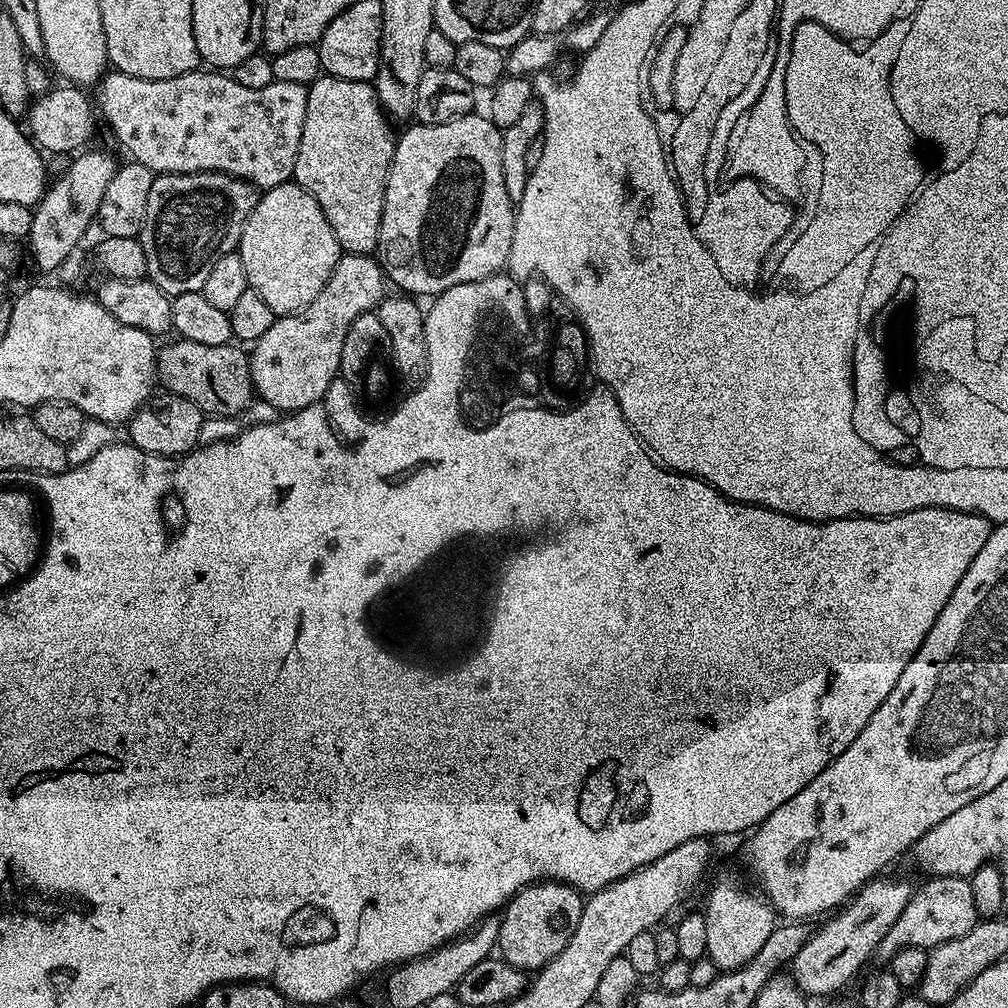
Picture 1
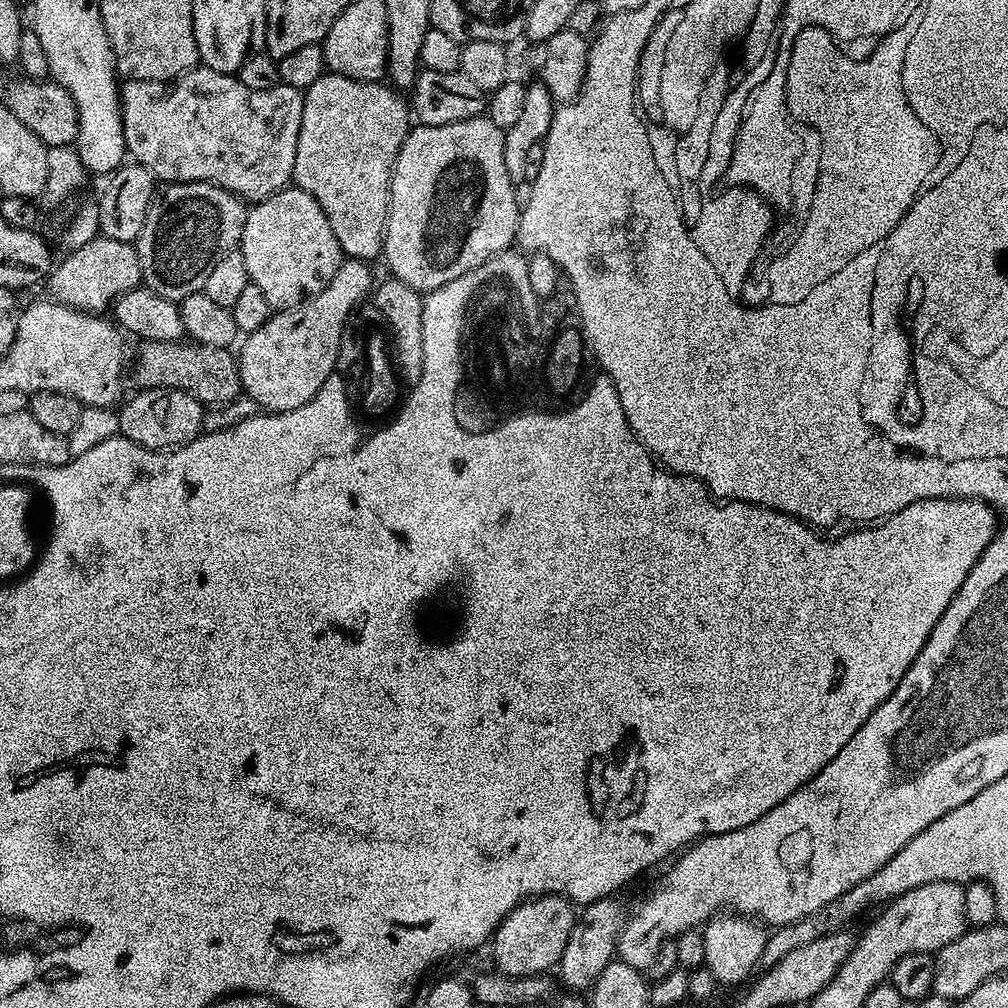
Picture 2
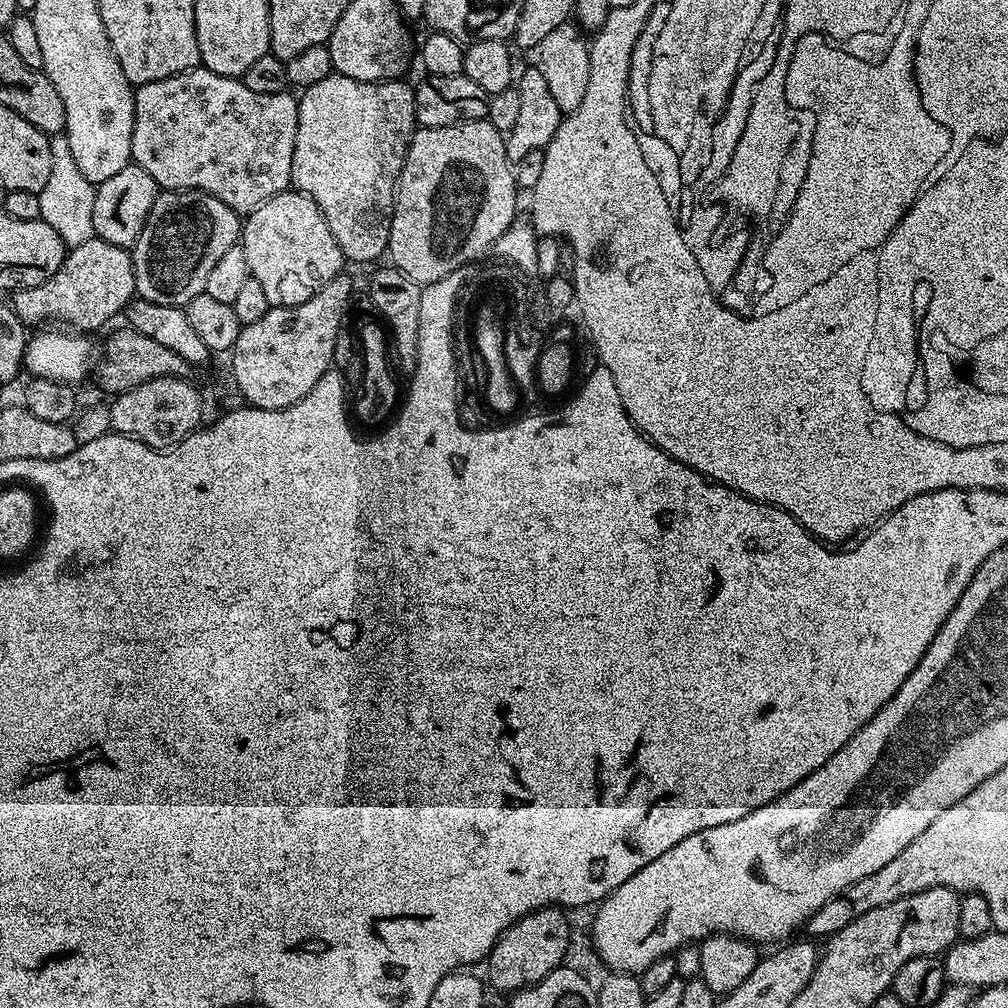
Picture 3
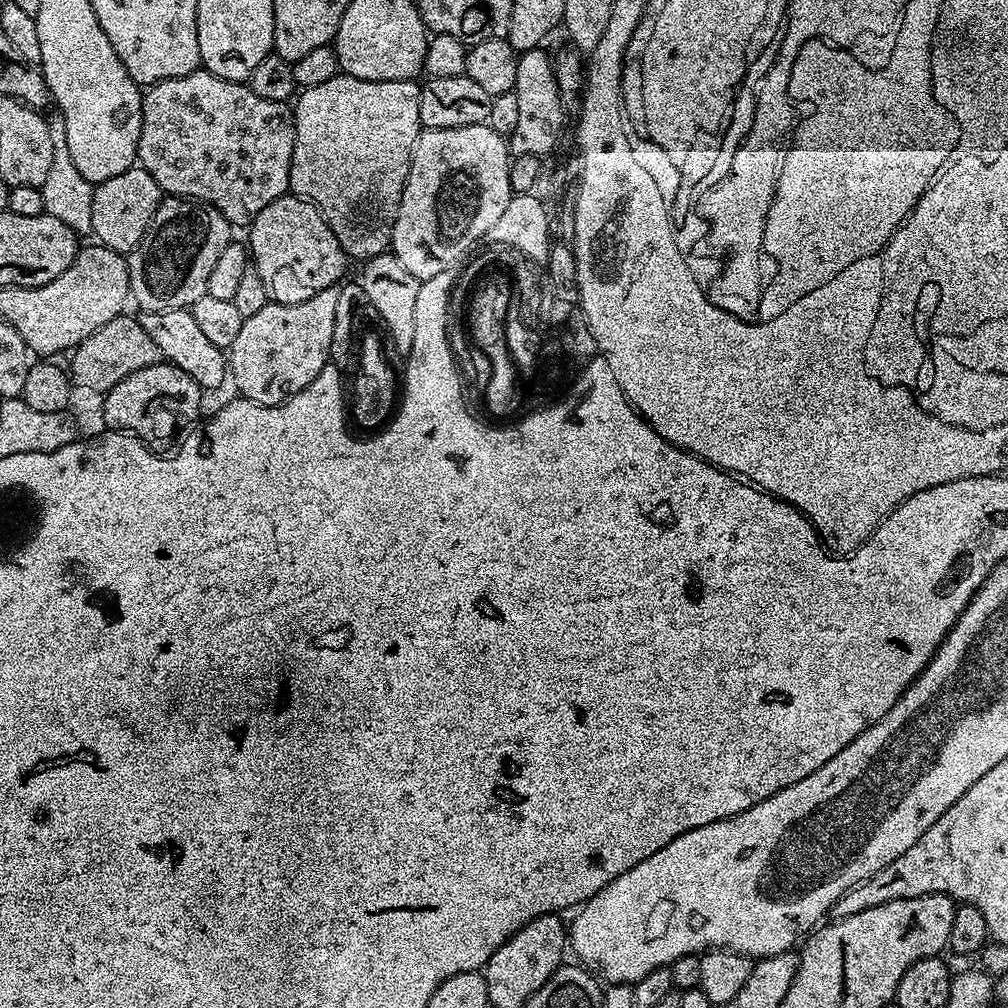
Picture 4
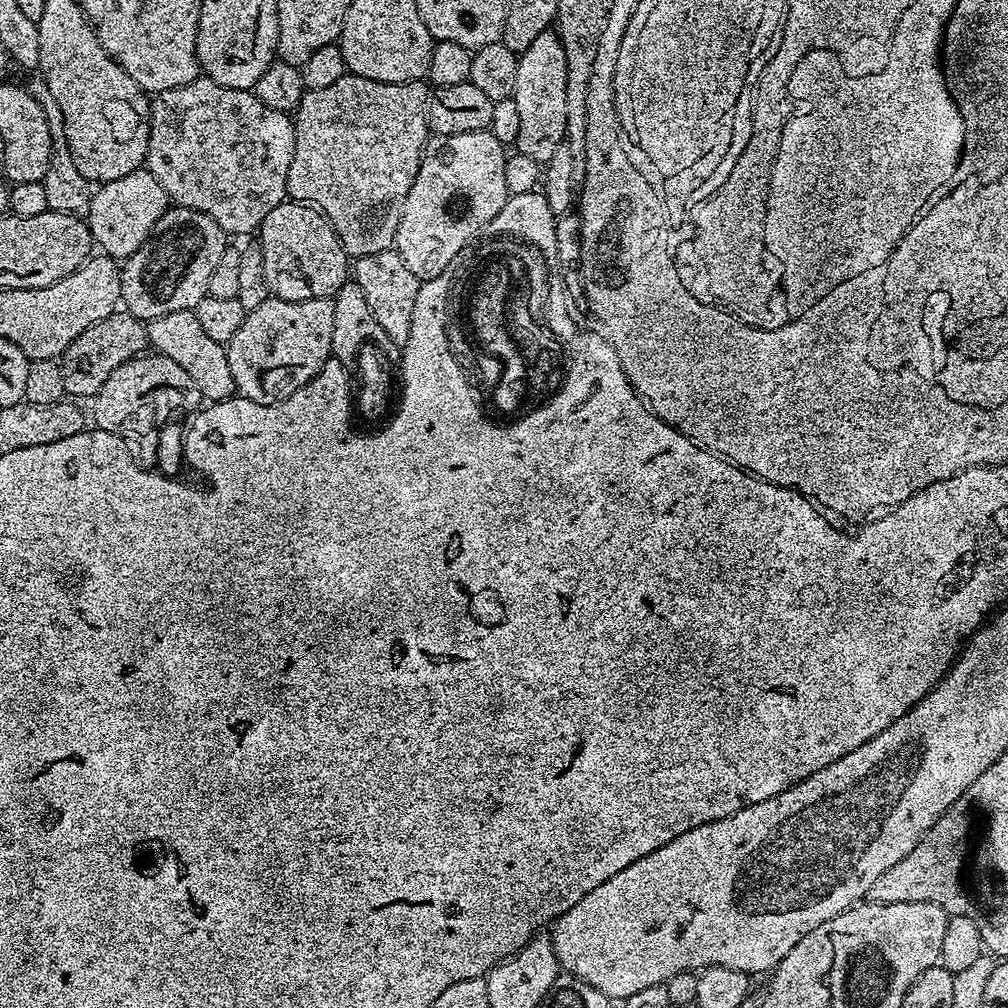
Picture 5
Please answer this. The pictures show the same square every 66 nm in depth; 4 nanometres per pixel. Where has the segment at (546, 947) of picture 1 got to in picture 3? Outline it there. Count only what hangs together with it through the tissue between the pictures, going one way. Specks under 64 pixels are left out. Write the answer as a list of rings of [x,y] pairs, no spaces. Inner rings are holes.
[[[543,908],[526,914],[514,922],[496,939],[496,945],[487,958],[488,976],[486,980],[500,992],[515,994],[521,988],[529,987],[546,978],[556,968],[565,963],[568,943],[572,940],[572,928],[568,925],[565,909]]]

